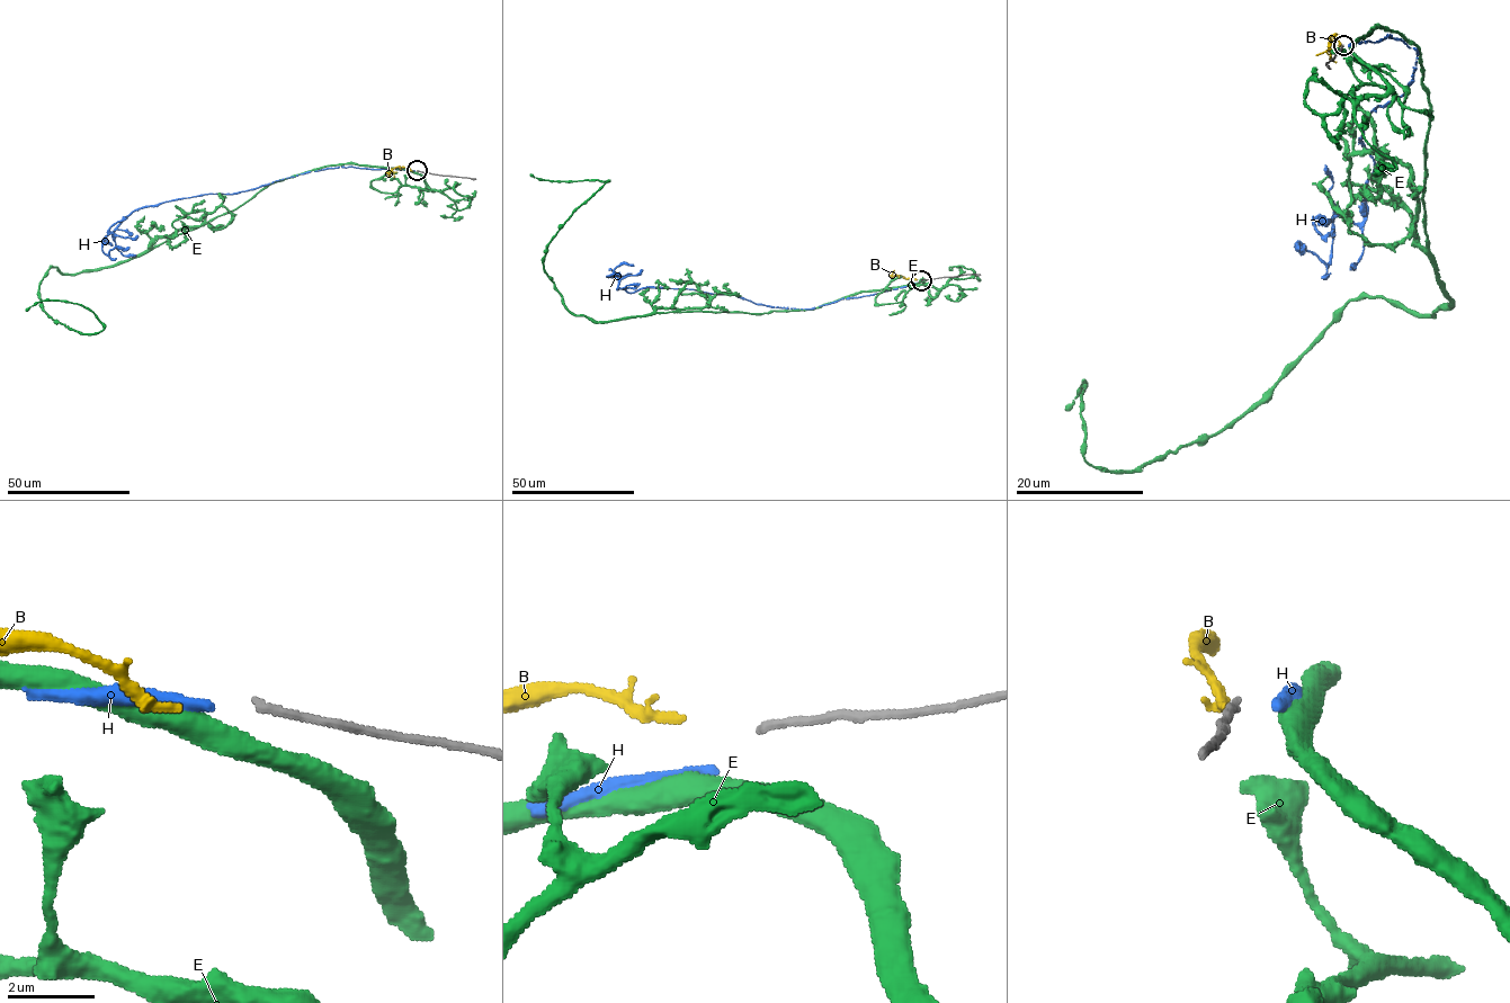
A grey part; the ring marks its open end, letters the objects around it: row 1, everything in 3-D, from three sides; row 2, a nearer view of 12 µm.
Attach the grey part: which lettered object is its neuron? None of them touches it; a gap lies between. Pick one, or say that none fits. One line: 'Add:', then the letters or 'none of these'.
Add: none of these

